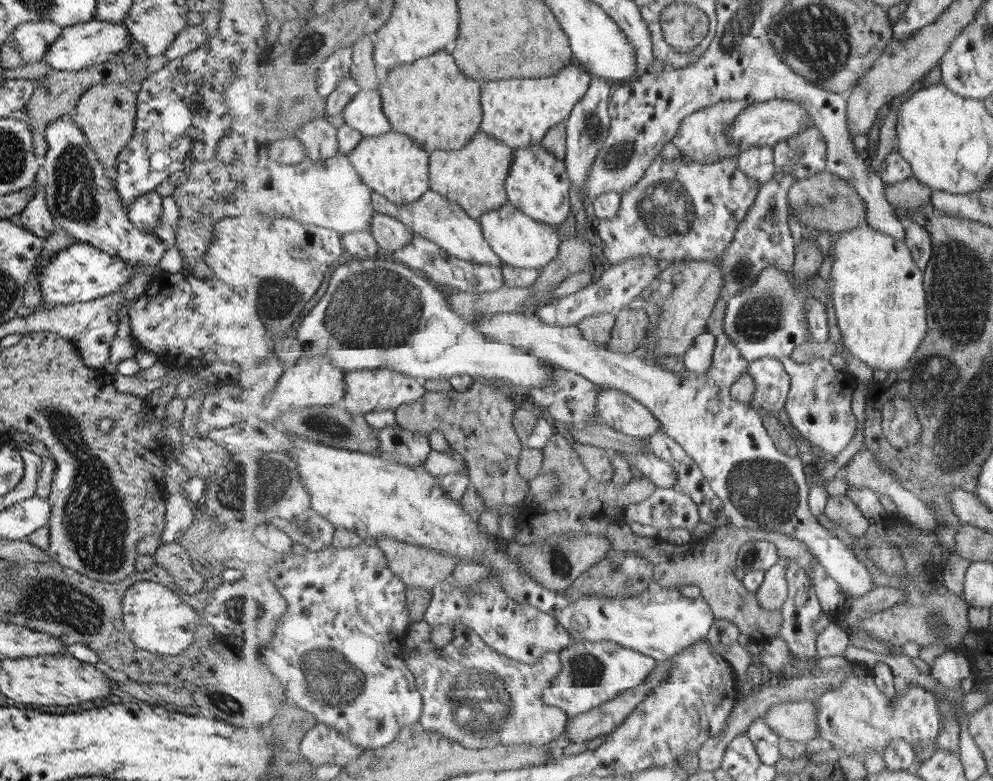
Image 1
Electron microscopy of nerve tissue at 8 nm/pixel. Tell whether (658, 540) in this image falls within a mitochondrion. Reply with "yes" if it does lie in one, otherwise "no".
no

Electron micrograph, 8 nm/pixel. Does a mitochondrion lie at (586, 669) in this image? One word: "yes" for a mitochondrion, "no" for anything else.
yes

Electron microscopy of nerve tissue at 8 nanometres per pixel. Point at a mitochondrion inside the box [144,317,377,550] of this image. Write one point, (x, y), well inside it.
(260, 487)

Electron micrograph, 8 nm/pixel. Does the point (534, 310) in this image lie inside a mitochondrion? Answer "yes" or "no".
no

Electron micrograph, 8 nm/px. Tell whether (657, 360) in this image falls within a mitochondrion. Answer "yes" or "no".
no

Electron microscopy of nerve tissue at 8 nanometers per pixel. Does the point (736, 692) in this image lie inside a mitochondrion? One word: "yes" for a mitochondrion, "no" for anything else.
no

